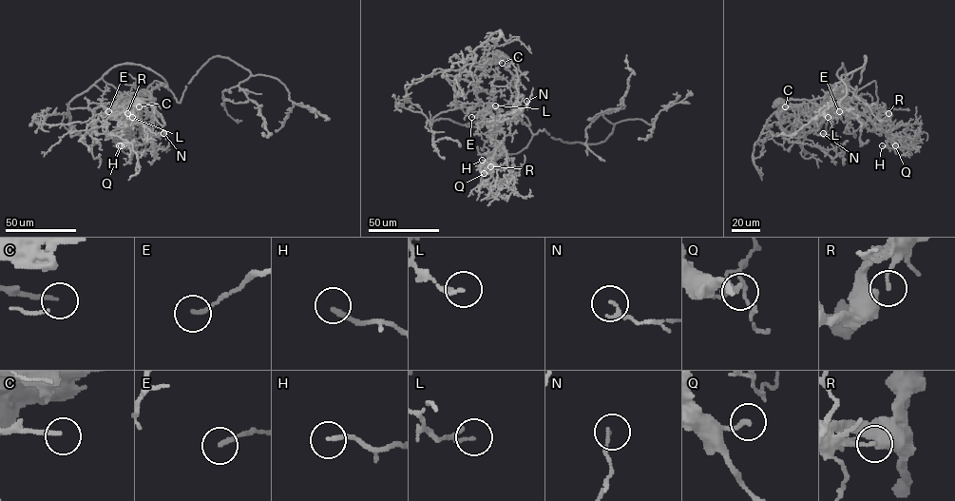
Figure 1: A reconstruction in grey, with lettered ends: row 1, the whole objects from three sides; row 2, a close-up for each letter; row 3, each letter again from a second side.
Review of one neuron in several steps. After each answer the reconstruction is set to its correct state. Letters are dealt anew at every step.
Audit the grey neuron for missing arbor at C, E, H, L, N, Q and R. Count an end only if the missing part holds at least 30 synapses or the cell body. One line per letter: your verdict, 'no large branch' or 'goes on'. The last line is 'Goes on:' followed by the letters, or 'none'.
C: no large branch
E: no large branch
H: no large branch
L: no large branch
N: no large branch
Q: no large branch
R: no large branch
Goes on: none

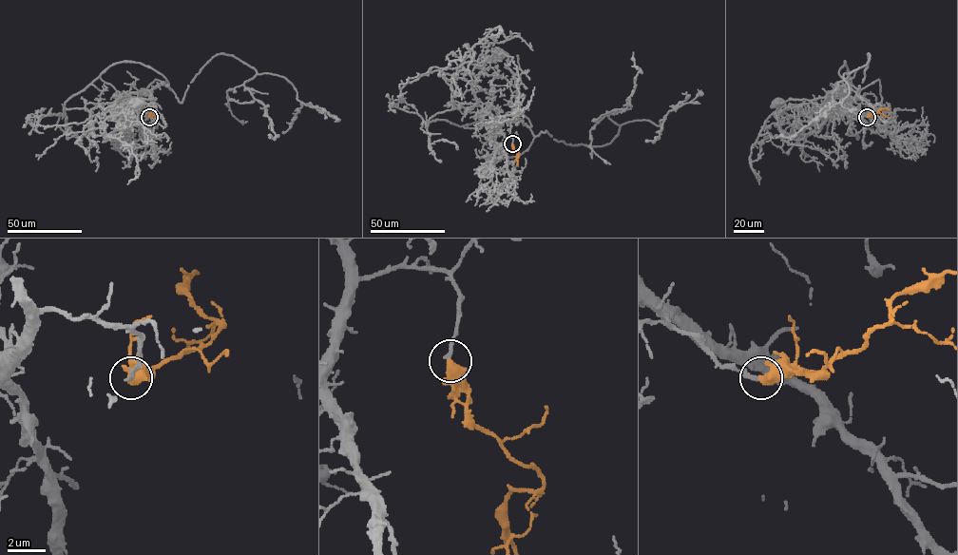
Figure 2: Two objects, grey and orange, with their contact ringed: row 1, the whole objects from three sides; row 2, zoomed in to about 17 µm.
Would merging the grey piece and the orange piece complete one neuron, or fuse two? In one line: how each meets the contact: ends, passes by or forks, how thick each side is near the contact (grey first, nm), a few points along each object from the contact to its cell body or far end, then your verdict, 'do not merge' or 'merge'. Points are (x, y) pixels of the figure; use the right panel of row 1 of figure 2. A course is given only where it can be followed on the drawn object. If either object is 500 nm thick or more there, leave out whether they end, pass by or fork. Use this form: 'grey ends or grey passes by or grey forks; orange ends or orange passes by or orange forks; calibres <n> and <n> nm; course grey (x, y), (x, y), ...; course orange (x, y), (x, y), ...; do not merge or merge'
calibres 200 and 550 nm; course grey (867, 117), (839, 96), (791, 118), (782, 112), (773, 113), (777, 102); course orange (867, 117), (882, 108), (890, 110); merge

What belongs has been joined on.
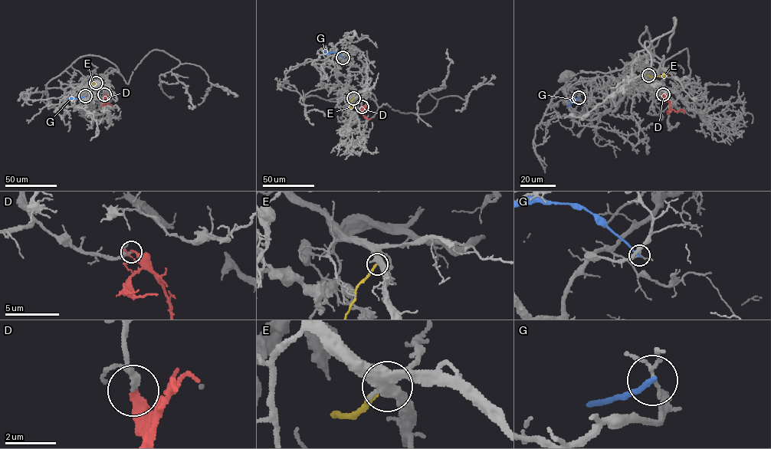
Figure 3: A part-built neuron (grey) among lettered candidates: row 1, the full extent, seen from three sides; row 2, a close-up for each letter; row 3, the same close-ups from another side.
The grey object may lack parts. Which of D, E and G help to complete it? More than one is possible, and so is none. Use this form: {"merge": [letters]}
{"merge": ["D"]}

